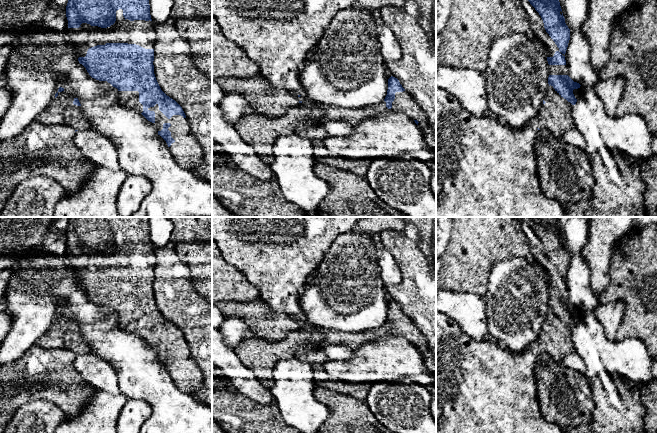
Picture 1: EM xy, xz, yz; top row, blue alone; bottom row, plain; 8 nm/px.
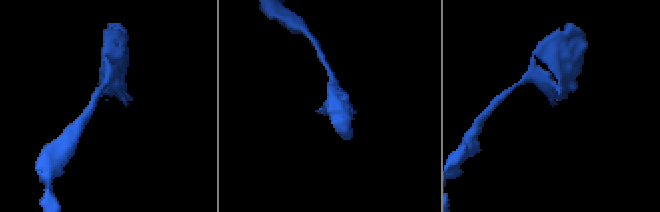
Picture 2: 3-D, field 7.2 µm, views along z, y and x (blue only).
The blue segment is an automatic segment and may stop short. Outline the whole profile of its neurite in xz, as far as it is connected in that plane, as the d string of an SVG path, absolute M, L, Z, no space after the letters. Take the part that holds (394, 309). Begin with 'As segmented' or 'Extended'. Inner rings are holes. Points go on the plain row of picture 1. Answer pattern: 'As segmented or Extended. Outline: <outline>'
Extended. Outline: M393 300L388 303L387 319L377 329L364 332L344 332L324 329L321 334L325 339L323 344L344 345L352 351L358 349L366 342L374 341L381 337L403 337L409 340L420 352L425 368L436 375L436 361L428 348L427 340L419 328L405 315L399 304Z

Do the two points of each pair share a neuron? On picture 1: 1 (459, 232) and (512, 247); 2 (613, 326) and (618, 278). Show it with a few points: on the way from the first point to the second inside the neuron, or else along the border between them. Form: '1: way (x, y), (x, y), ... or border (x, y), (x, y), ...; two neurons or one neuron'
1: way (472, 232), (480, 240), (499, 240); one neuron
2: border (601, 303), (623, 303), (624, 314), (621, 324); two neurons

